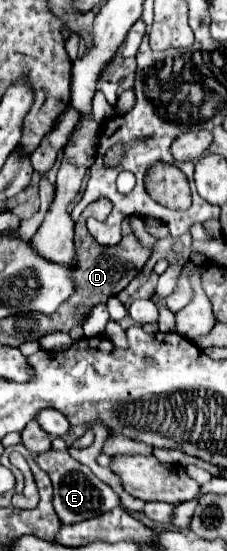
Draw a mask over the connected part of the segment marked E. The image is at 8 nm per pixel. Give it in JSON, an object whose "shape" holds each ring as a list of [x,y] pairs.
{"shape":[[[68,450],[64,452],[42,452],[36,456],[38,466],[50,476],[52,486],[54,486],[54,510],[60,518],[62,524],[76,524],[82,520],[88,520],[92,516],[100,516],[116,506],[120,506],[120,498],[112,492],[112,488],[104,482],[100,482],[92,470],[80,462],[76,462]]]}

